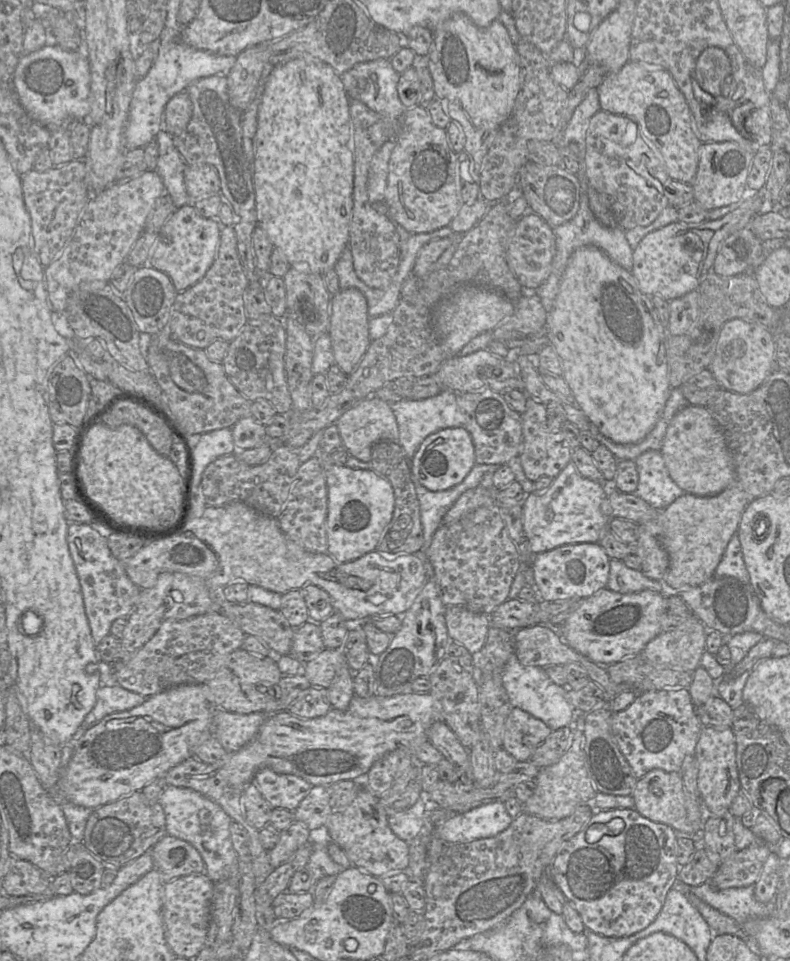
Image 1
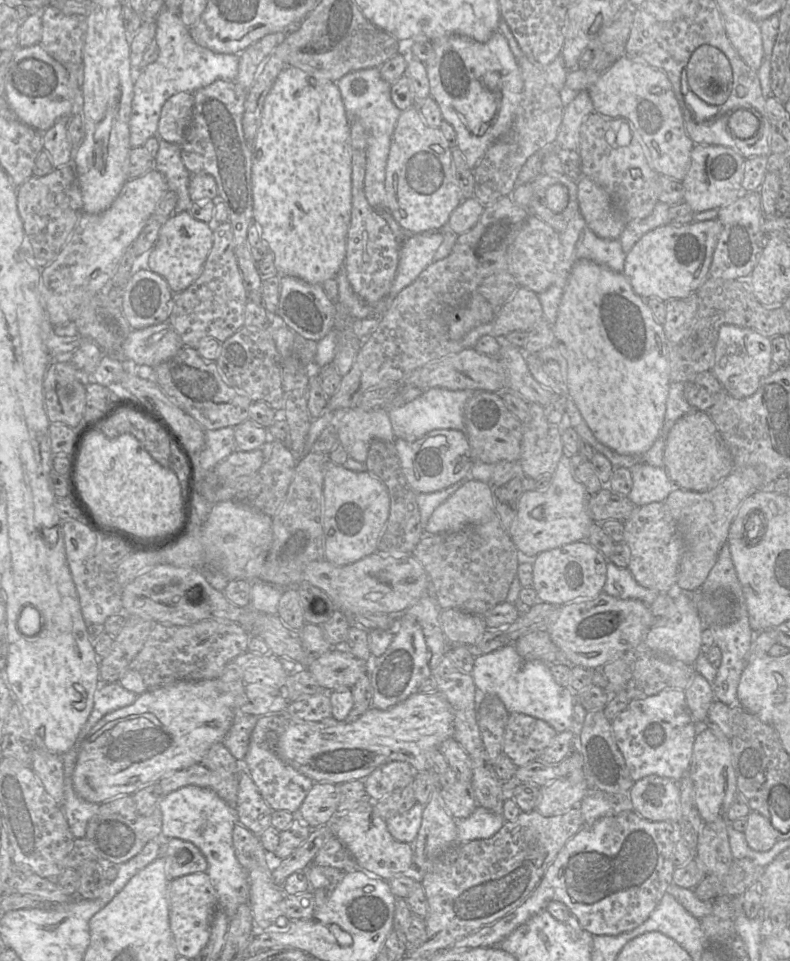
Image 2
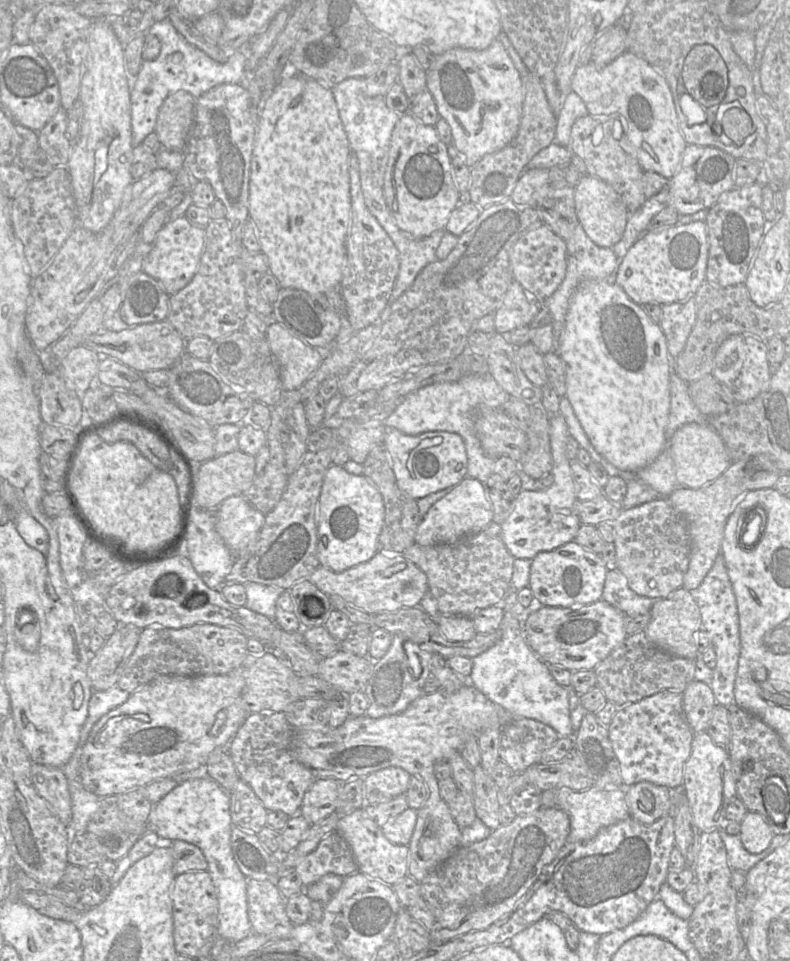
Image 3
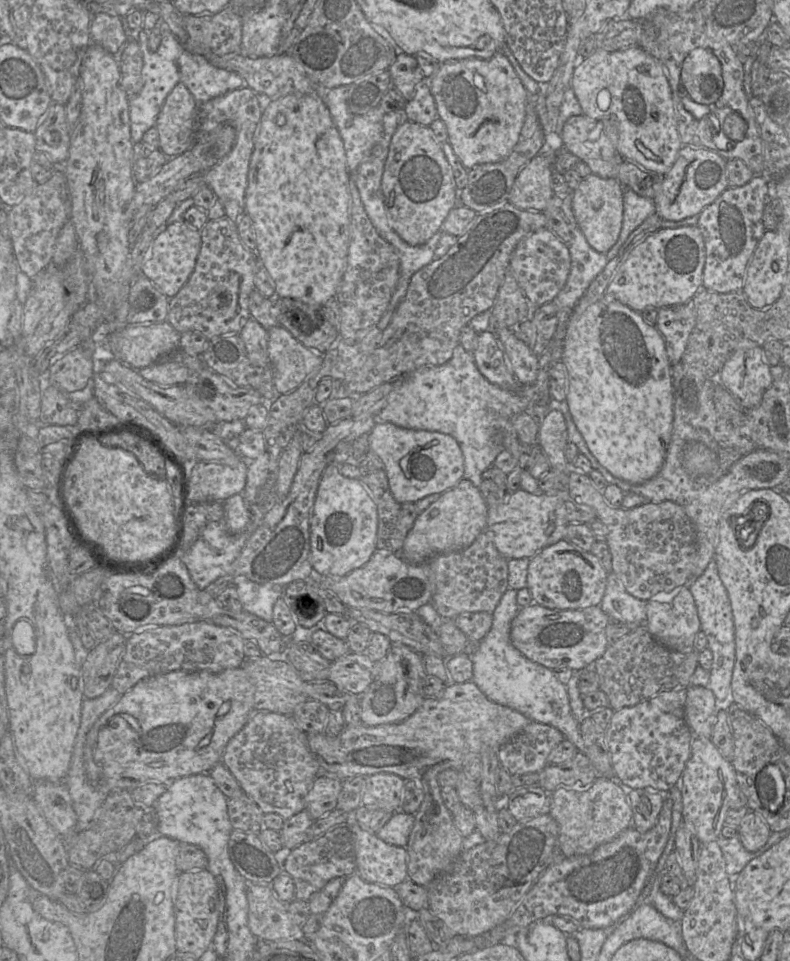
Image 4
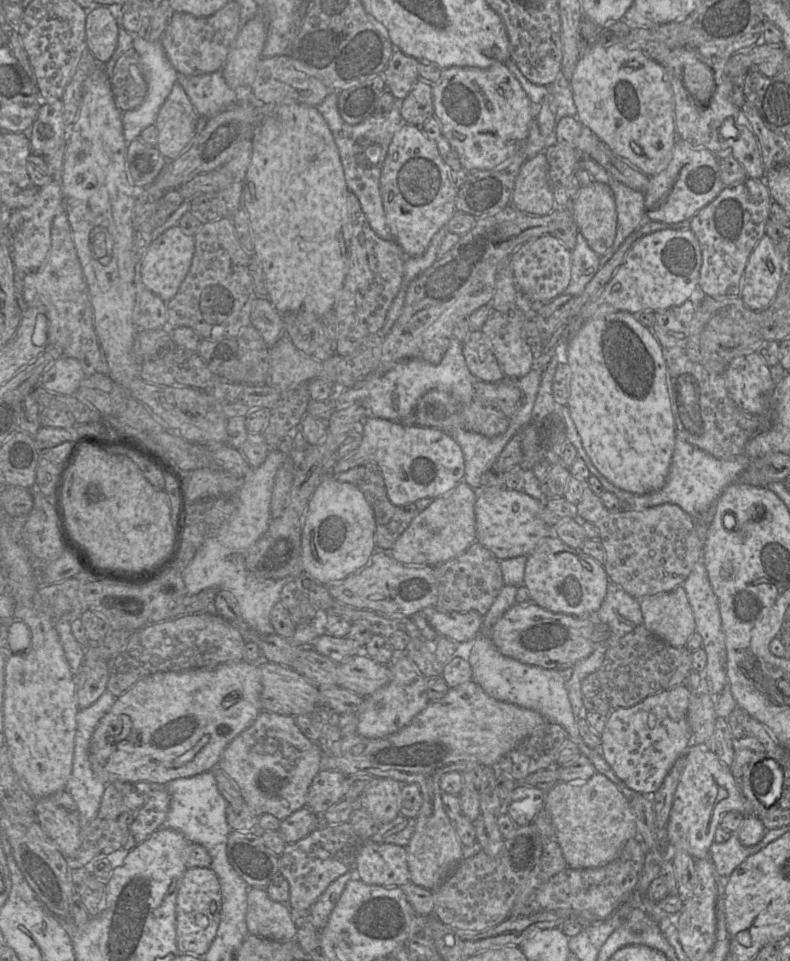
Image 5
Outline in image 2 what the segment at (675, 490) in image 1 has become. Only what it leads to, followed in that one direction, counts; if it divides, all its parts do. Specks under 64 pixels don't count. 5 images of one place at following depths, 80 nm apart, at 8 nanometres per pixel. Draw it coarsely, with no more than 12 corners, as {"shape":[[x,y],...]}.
{"shape":[[637,463],[627,496],[637,507],[678,489],[663,467]]}

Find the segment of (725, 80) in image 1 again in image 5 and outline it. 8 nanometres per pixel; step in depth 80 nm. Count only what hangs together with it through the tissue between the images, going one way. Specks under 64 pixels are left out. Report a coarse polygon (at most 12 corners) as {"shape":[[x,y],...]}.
{"shape":[[701,61],[685,65],[683,83],[700,103],[716,88],[712,69]]}

